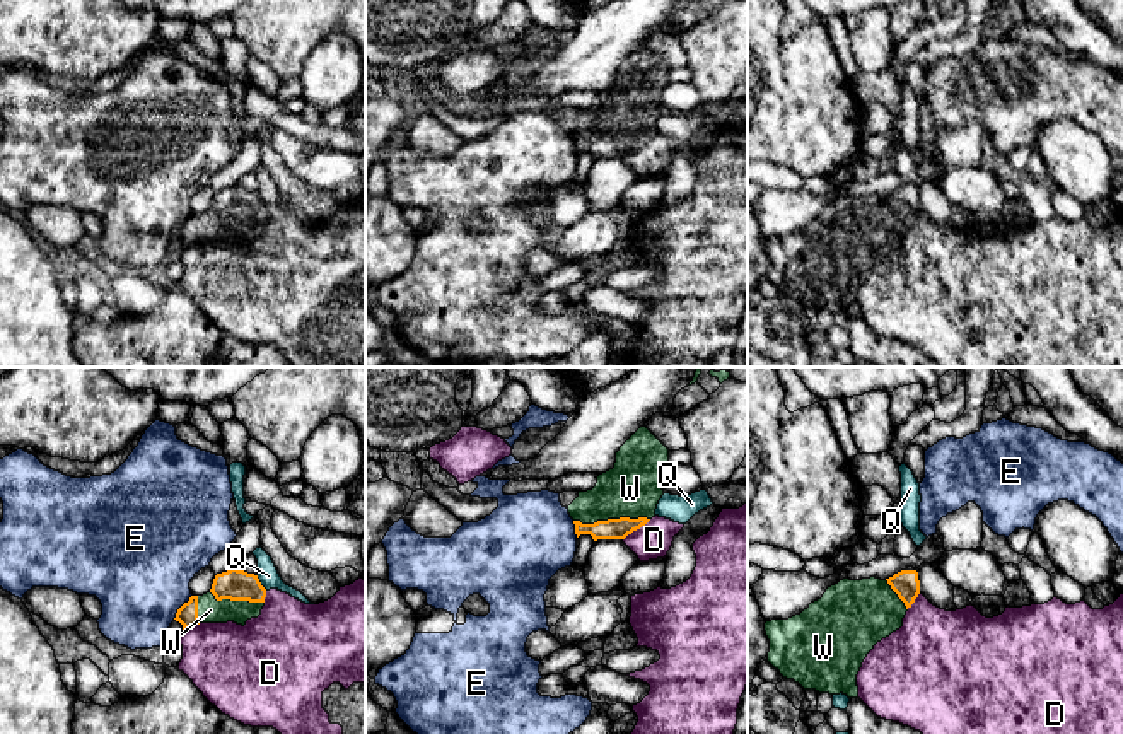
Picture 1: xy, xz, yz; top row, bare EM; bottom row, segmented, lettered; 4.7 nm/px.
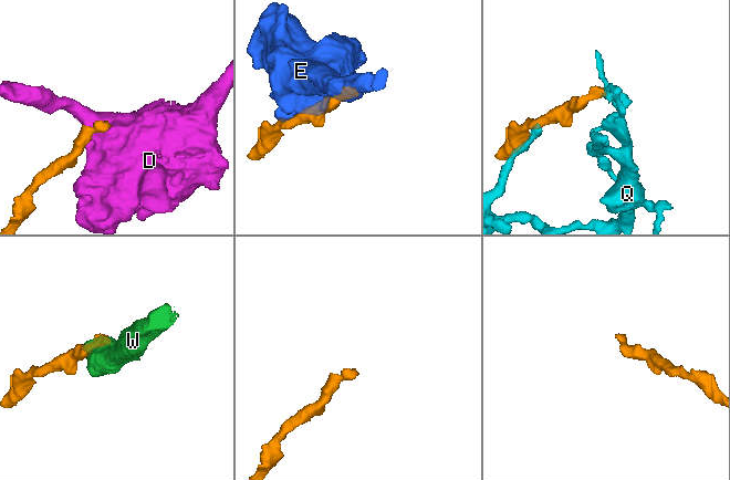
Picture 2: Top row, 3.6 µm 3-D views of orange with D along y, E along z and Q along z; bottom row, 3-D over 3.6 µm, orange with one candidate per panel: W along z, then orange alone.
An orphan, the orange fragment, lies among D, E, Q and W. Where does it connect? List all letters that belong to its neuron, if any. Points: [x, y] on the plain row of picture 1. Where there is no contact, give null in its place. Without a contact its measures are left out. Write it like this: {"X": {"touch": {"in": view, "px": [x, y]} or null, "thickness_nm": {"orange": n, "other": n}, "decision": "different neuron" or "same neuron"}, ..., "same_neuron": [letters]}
{"D": {"touch": {"in": "xz", "px": [637, 145]}, "thickness_nm": {"orange": 100, "other": 170}, "decision": "different neuron"}, "E": {"touch": {"in": "xy", "px": [181, 224]}, "thickness_nm": {"orange": 100, "other": 480}, "decision": "different neuron"}, "Q": {"touch": {"in": "xy", "px": [260, 200]}, "thickness_nm": {"orange": 150, "other": 100}, "decision": "different neuron"}, "W": {"touch": {"in": "xz", "px": [611, 137]}, "thickness_nm": {"orange": 100, "other": 280}, "decision": "same neuron"}, "same_neuron": ["W"]}

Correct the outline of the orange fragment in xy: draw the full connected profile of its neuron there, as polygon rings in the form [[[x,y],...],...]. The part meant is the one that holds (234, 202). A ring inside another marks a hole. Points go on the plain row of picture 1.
[[[230,186],[217,191],[212,207],[203,213],[191,213],[177,230],[176,239],[184,246],[200,241],[246,242],[247,237],[258,236],[265,224],[266,207],[258,193]]]

